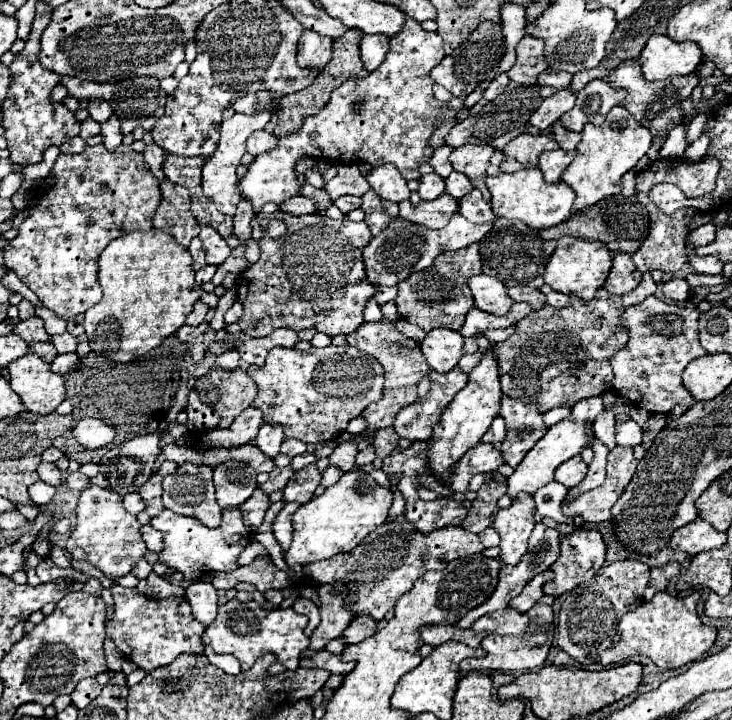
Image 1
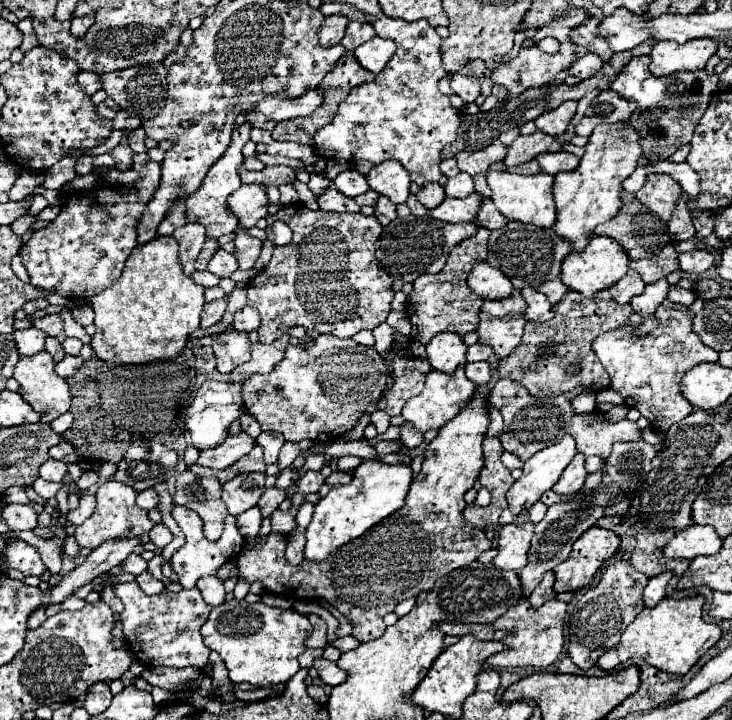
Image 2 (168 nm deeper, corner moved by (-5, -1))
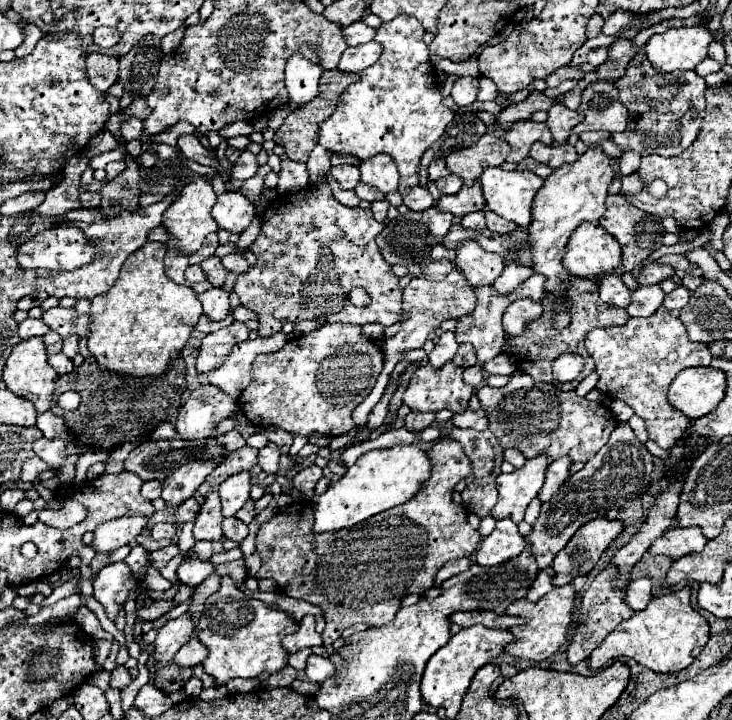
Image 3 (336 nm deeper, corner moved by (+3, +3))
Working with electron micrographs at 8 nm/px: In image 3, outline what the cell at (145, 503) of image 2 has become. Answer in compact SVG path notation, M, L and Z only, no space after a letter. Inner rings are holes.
M148 480L144 482L140 494L146 498L146 500L154 500L154 498L160 498L160 492L162 492L162 484L160 480Z

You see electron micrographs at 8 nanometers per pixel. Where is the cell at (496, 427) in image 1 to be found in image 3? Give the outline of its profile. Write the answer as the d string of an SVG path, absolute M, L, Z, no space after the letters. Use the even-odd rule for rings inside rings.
M476 396L470 398L468 410L464 410L460 414L454 414L452 422L458 428L474 428L474 430L486 430L488 428L488 416L486 416L486 412L480 406L480 400Z

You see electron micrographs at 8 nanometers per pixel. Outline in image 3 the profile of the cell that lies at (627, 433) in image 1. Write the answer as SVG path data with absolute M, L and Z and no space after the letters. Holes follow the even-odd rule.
M514 372L506 386L482 386L476 390L484 406L490 430L504 448L516 448L526 458L548 454L550 460L570 456L572 462L588 462L610 438L616 428L616 416L600 402L590 402L576 396L576 392L562 392L554 384L534 382L528 374Z

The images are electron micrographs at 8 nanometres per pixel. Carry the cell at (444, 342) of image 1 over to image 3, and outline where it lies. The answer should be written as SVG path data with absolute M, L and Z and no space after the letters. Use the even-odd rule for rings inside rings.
M442 332L440 338L438 338L438 344L428 354L428 362L434 368L440 368L440 366L444 366L446 362L450 362L454 358L456 350L458 350L458 342L454 338L454 332Z

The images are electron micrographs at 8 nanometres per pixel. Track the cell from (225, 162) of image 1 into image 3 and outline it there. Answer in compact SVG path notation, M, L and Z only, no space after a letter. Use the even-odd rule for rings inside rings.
M198 176L198 178L194 178L192 182L188 182L182 188L180 196L176 198L176 202L172 202L172 206L164 212L164 222L162 224L168 228L168 232L172 236L178 238L178 248L180 250L192 254L202 246L202 242L204 242L204 238L208 234L220 230L220 226L216 226L216 222L214 222L214 218L210 214L214 202L216 202L216 194L212 190L210 180L206 176Z

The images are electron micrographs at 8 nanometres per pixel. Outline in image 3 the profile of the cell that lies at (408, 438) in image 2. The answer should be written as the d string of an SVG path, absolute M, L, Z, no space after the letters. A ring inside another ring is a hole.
M410 412L406 416L406 428L410 432L422 432L424 428L428 428L434 422L434 414L420 414L420 412Z

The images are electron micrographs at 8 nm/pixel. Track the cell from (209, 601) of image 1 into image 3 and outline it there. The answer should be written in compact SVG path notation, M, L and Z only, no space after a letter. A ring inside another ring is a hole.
M188 560L182 562L176 570L178 580L186 586L198 586L200 582L204 582L210 574L214 574L216 568L212 562L202 562L202 560Z

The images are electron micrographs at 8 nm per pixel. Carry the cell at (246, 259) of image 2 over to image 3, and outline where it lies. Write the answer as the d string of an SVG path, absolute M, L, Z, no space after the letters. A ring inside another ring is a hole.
M228 254L228 256L224 256L224 258L222 258L222 264L224 264L230 272L234 272L234 274L242 274L242 272L248 270L248 262L246 262L244 256L240 256L240 254Z

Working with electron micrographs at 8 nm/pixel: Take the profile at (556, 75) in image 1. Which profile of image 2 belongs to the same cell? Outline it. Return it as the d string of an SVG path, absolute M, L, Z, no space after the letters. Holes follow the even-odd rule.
M588 52L584 58L576 60L576 64L572 64L572 66L568 68L568 72L570 72L570 74L580 76L582 80L586 80L586 78L596 76L596 74L600 72L600 68L602 68L602 66L604 66L604 60L602 60L602 58L598 58L596 54Z

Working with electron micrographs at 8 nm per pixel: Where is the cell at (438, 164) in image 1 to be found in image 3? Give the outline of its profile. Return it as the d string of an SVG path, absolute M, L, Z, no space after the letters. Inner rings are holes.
M438 158L438 160L434 160L432 164L430 164L430 168L428 168L428 178L430 180L438 180L438 178L442 178L442 176L448 176L450 172L448 172L448 168L446 168L446 162L442 160L442 158Z

